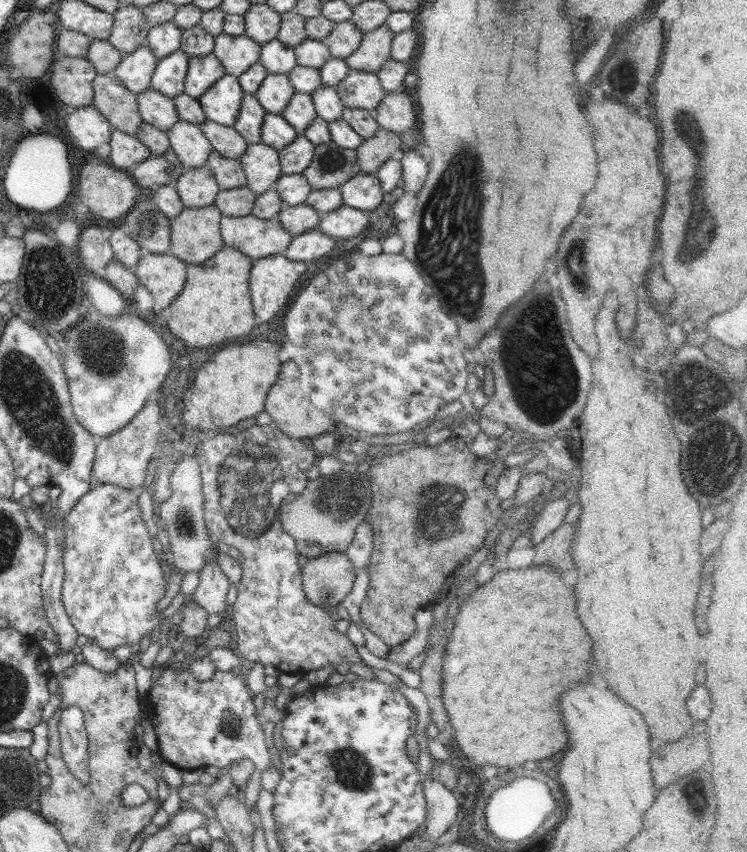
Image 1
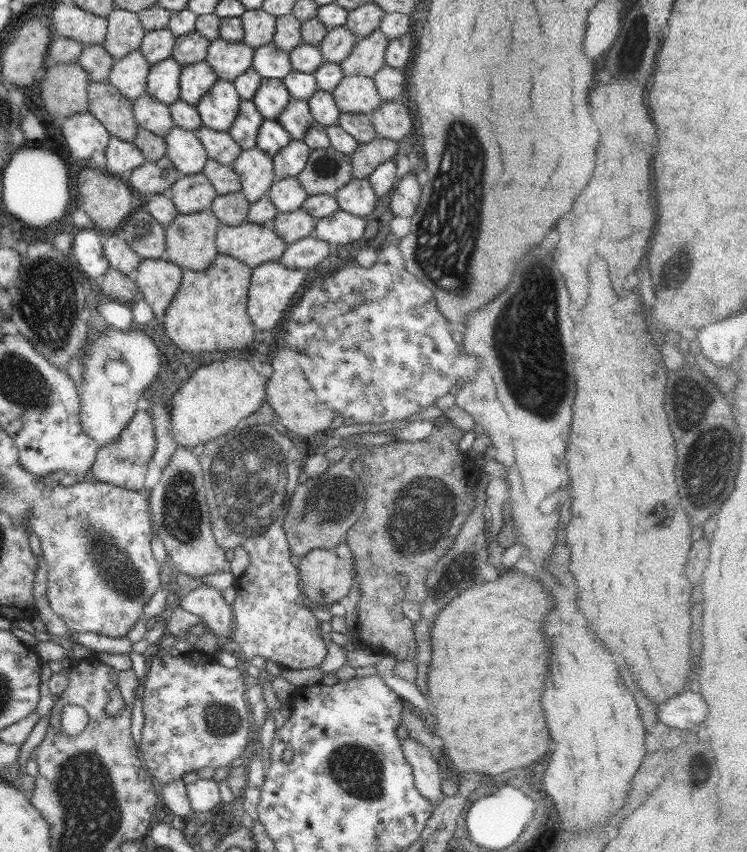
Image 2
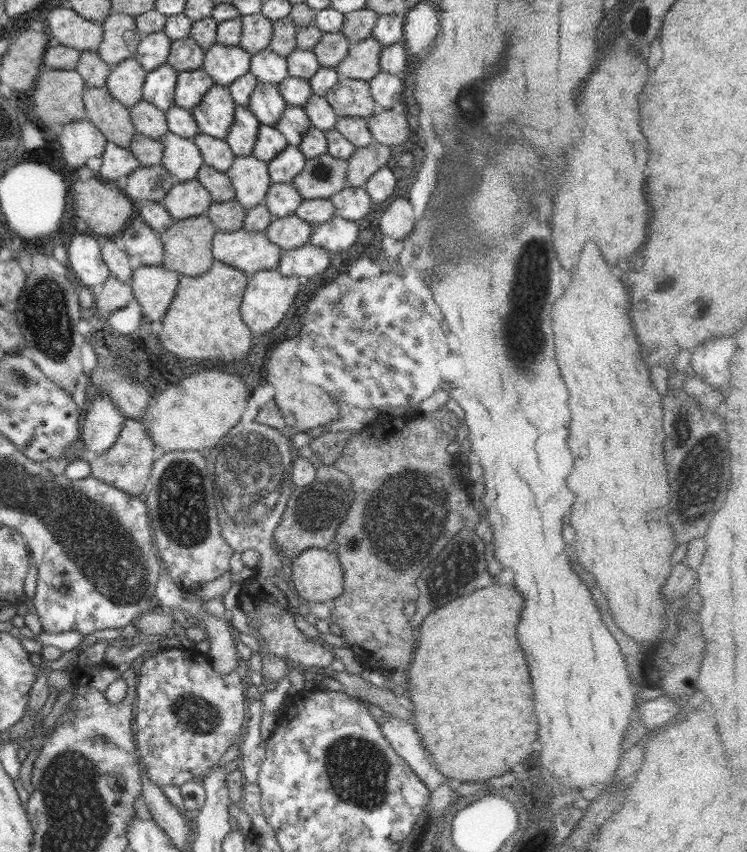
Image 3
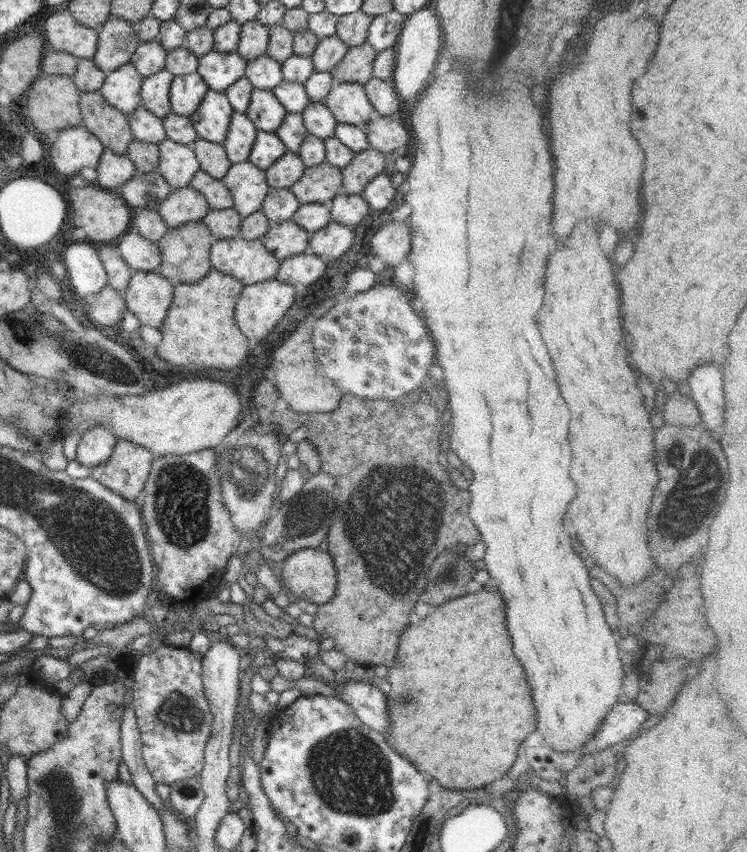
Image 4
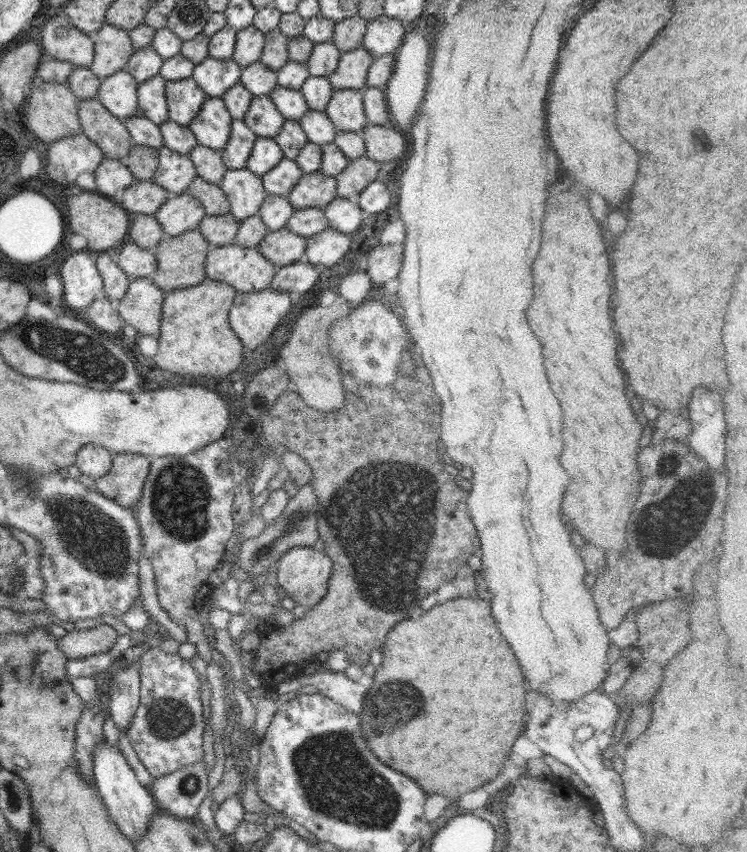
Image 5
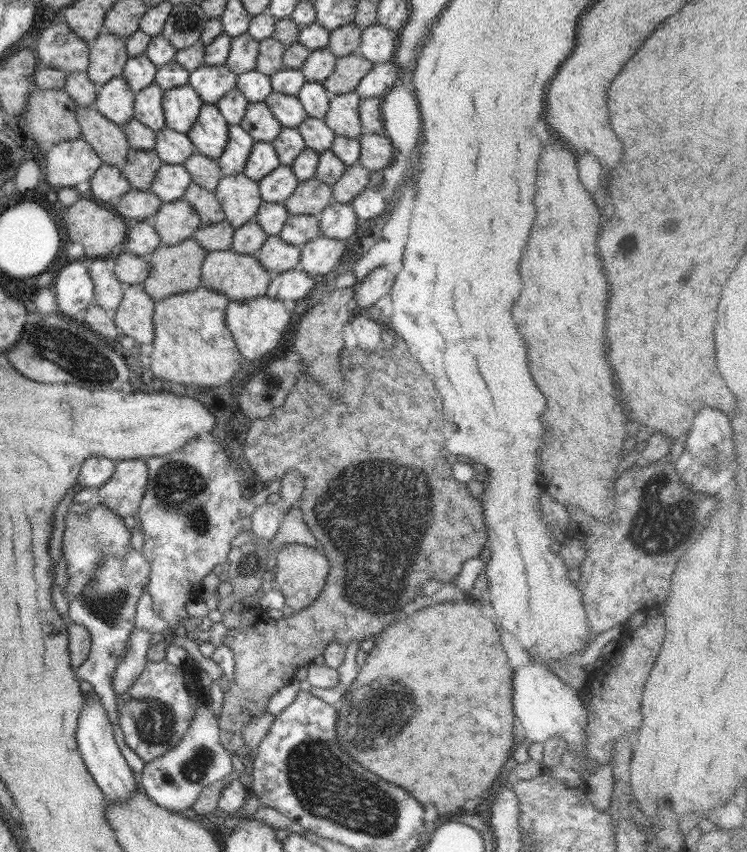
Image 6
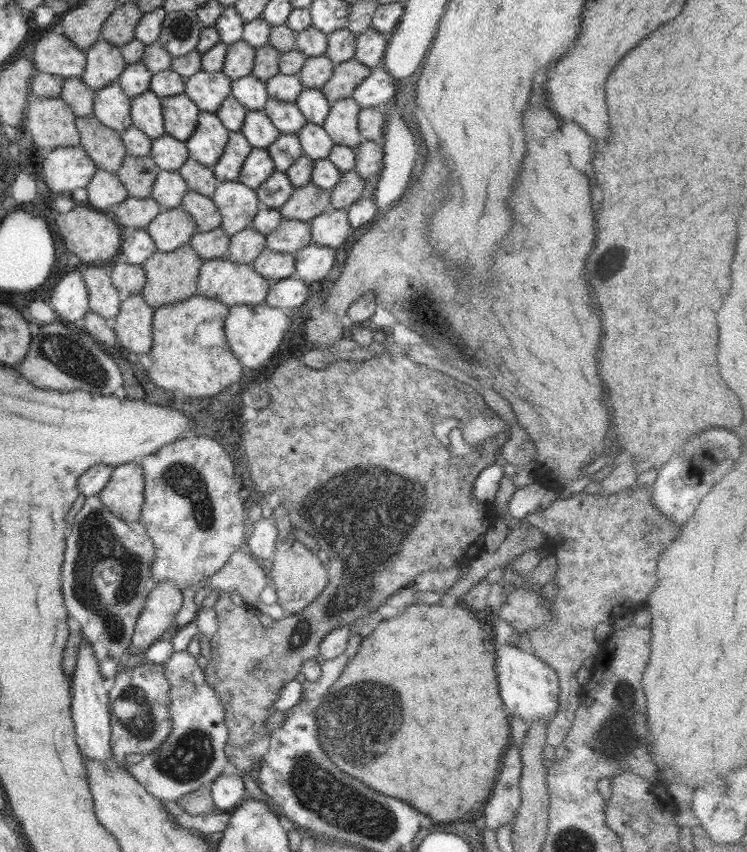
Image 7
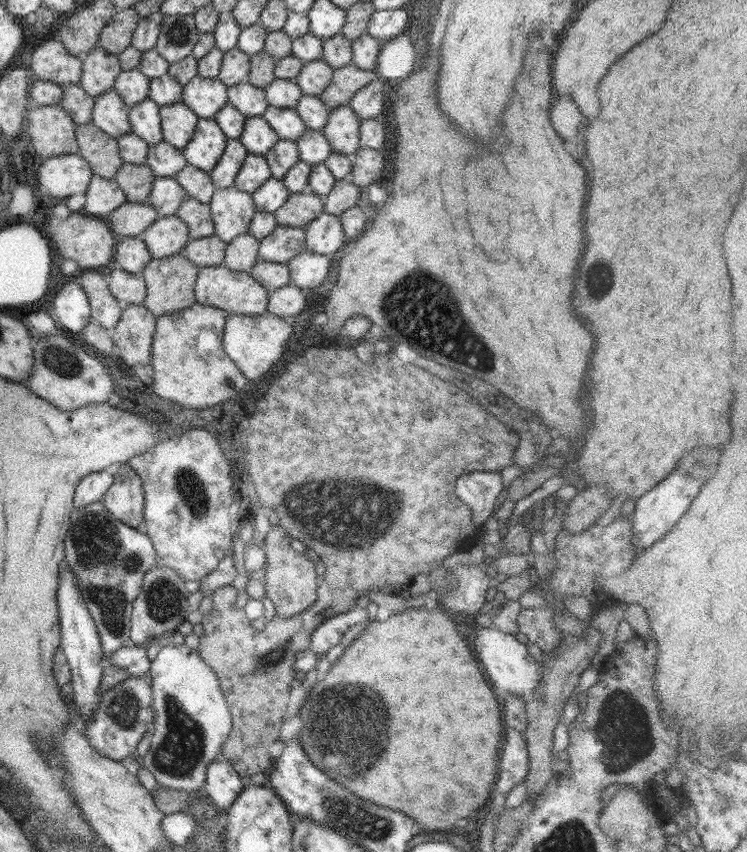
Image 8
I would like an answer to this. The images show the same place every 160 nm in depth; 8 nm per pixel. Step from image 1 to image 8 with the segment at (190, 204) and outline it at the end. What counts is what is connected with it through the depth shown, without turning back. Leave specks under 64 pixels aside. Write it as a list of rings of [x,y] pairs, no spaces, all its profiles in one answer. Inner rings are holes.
[[[176,215],[160,216],[138,238],[143,240],[154,259],[179,253],[189,241],[189,230],[185,222]]]

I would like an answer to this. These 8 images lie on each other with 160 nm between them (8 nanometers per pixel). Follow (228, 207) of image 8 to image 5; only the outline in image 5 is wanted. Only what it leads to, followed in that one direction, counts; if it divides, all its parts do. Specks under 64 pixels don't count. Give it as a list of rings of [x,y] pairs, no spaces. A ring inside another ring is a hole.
[[[246,168],[228,169],[219,187],[230,203],[229,213],[238,224],[242,224],[245,218],[257,215],[268,195],[261,178]]]

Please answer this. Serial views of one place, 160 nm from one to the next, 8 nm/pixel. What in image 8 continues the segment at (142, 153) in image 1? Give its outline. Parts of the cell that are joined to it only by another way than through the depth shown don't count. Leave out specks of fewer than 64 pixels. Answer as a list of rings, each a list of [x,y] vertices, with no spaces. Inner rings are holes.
[[[97,175],[89,182],[85,197],[83,212],[94,217],[104,217],[127,203],[126,195],[115,179],[104,179]]]

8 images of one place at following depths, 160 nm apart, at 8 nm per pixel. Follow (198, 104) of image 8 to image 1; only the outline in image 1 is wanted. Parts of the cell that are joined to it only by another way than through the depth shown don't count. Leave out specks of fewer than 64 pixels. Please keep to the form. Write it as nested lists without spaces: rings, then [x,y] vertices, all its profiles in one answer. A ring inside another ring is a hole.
[[[224,32],[215,36],[214,56],[224,67],[224,74],[240,76],[259,62],[261,45],[248,36],[230,36]]]

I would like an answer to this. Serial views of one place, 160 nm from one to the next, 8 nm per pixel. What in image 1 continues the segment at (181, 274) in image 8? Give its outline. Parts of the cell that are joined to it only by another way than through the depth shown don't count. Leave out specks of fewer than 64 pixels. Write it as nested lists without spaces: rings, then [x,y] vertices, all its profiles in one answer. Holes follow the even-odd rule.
[[[215,205],[184,208],[170,221],[171,245],[168,254],[187,264],[200,264],[212,258],[224,246],[220,230],[222,218]]]

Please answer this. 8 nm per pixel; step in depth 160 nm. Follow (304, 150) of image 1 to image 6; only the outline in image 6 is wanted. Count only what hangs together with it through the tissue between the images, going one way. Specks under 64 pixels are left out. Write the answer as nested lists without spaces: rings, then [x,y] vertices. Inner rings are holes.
[[[280,165],[257,183],[262,202],[283,204],[293,194],[299,182],[291,166]]]

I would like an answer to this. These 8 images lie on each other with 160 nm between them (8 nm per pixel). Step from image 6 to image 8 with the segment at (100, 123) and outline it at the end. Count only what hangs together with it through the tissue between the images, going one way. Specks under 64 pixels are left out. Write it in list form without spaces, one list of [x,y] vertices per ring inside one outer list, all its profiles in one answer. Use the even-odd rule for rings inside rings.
[[[92,122],[75,127],[78,154],[89,163],[92,175],[115,179],[123,161],[120,159],[117,140],[105,134]]]

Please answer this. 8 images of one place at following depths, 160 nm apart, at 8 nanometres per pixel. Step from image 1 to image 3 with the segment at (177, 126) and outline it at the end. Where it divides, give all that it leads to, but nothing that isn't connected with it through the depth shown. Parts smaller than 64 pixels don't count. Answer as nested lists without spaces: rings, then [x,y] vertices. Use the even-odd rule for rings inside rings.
[[[168,132],[160,139],[164,146],[161,165],[179,183],[197,179],[198,170],[204,165],[202,154],[193,140]]]

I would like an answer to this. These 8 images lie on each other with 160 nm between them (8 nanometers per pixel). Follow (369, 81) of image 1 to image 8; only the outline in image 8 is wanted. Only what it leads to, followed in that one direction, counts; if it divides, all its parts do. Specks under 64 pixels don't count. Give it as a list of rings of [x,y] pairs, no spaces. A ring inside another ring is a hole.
[[[339,106],[329,112],[328,120],[321,131],[333,152],[351,157],[359,150],[359,126],[361,119],[349,107]]]

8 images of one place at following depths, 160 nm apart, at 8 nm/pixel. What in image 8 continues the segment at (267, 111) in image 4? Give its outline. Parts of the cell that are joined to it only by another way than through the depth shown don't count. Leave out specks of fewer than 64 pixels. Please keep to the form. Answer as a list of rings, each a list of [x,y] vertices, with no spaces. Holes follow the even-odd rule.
[[[250,116],[244,121],[241,136],[238,138],[248,153],[266,155],[281,139],[272,130],[267,120],[261,116]]]

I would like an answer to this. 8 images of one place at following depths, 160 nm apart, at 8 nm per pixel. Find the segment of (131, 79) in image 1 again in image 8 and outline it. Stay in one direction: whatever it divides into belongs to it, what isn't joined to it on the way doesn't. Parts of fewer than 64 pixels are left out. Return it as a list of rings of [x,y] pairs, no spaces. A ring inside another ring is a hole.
[[[112,88],[95,97],[93,123],[105,134],[117,139],[131,133],[129,110],[122,97]]]

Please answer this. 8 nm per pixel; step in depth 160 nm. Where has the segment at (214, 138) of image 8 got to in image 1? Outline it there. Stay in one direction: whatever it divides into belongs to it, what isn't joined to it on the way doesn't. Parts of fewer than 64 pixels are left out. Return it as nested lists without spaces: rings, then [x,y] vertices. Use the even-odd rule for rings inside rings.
[[[224,75],[199,99],[205,116],[222,126],[233,126],[238,116],[243,88],[238,76]]]

